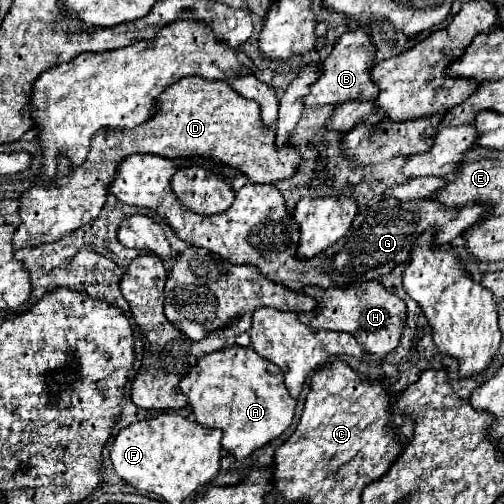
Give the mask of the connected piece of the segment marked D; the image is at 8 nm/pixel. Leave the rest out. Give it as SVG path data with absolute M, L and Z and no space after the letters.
M185 76L165 90L165 102L159 102L153 118L131 130L101 130L93 136L91 152L81 166L59 158L57 174L51 182L37 182L21 194L21 226L13 236L15 250L55 242L63 234L93 222L107 200L117 166L135 152L151 152L165 158L213 158L237 168L257 184L291 178L303 162L297 146L285 144L277 150L275 130L263 126L257 102L243 98L223 80Z

